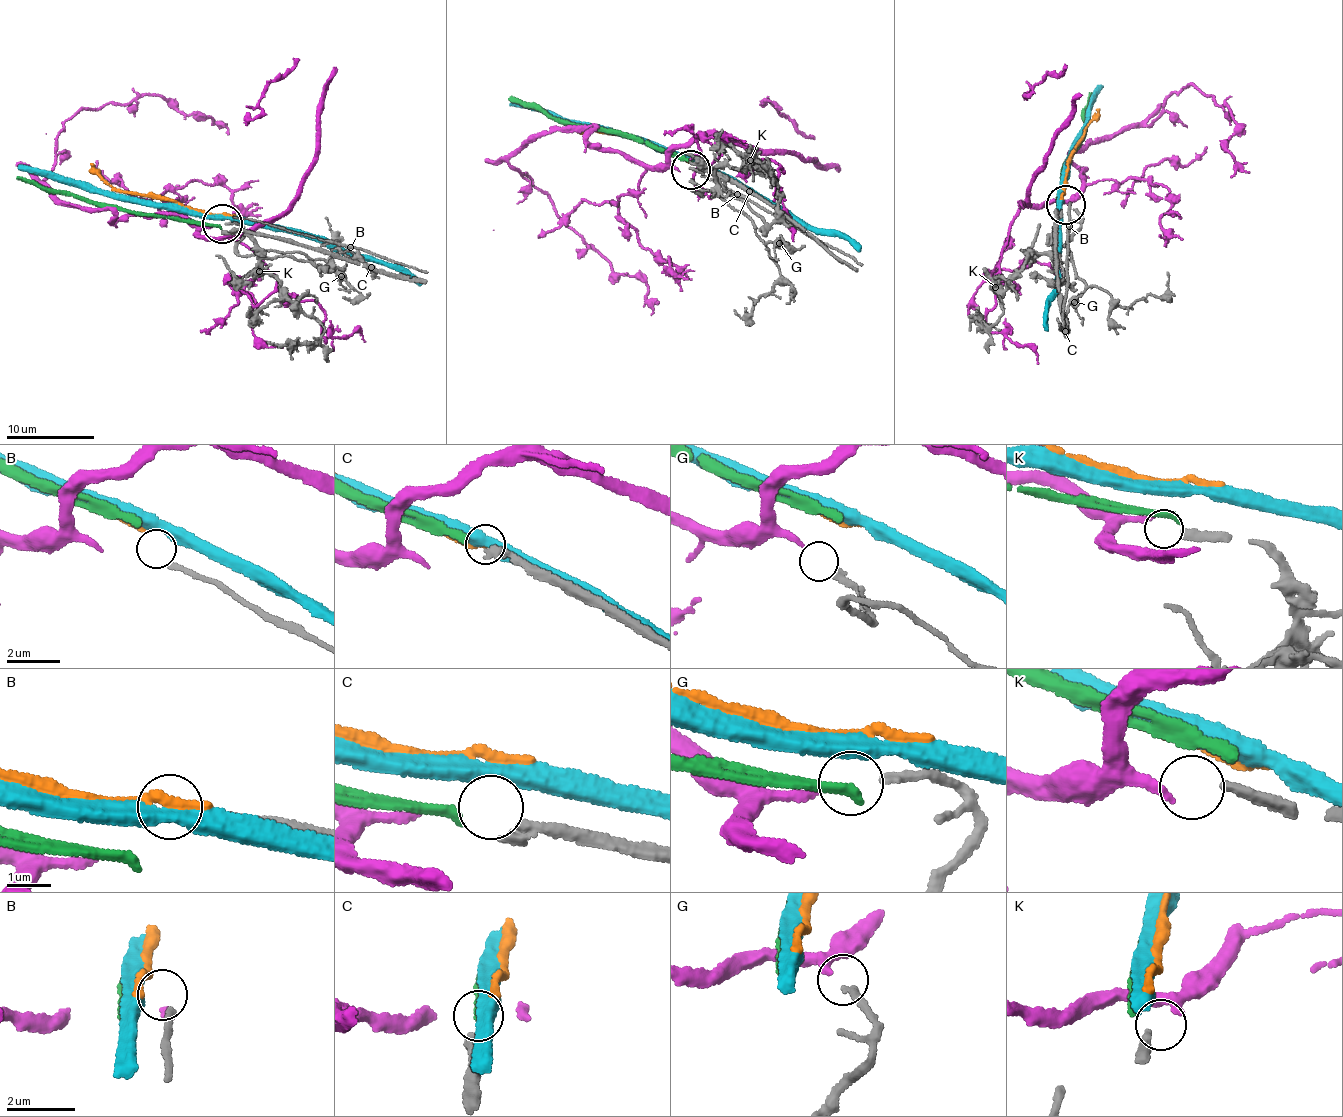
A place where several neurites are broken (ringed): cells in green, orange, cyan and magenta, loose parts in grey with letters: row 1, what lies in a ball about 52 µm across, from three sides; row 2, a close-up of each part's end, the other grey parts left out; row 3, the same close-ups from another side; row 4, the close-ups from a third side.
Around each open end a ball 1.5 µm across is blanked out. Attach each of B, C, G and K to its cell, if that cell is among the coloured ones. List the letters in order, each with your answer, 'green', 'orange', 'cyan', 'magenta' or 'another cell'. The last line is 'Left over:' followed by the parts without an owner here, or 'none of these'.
B: another cell
C: green
G: magenta
K: another cell
Left over: B, K

